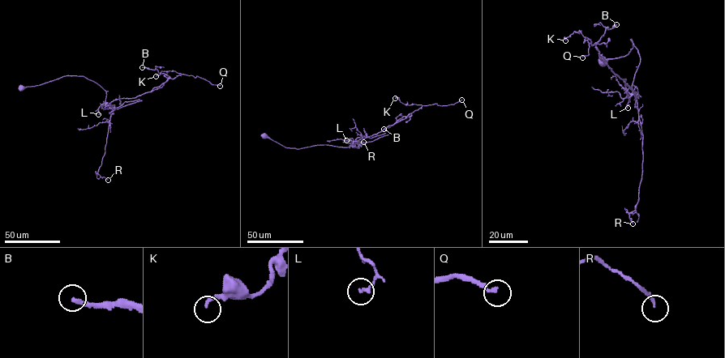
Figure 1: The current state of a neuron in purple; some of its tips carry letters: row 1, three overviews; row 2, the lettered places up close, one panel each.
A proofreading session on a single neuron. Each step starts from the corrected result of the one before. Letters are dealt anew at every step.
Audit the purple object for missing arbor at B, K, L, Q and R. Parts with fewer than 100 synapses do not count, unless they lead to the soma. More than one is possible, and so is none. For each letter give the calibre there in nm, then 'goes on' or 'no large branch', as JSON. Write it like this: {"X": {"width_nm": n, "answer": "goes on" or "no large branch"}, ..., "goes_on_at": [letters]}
{"B": {"width_nm": 240, "answer": "goes on"}, "K": {"width_nm": 180, "answer": "no large branch"}, "L": {"width_nm": 160, "answer": "no large branch"}, "Q": {"width_nm": 160, "answer": "goes on"}, "R": {"width_nm": 160, "answer": "no large branch"}, "goes_on_at": ["B", "Q"]}

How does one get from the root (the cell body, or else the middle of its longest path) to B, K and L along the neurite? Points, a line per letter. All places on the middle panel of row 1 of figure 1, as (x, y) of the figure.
B: (264, 135), (288, 147), (300, 149), (321, 144), (348, 147), (358, 138), (377, 134), (411, 114), (383, 129)
K: (264, 135), (288, 147), (321, 144), (348, 147), (358, 138), (377, 134), (422, 106), (405, 104), (395, 98)
L: (264, 135), (285, 147), (297, 149), (321, 144), (348, 147), (353, 140), (346, 140)

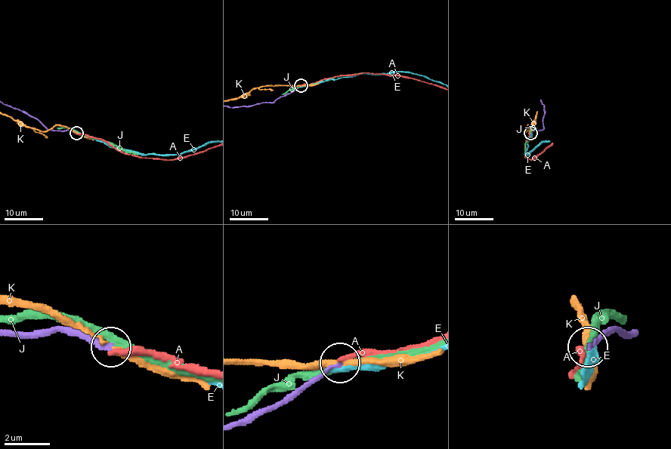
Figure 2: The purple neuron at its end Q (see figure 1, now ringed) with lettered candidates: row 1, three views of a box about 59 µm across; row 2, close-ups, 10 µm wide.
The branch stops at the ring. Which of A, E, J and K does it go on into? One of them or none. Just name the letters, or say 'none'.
none

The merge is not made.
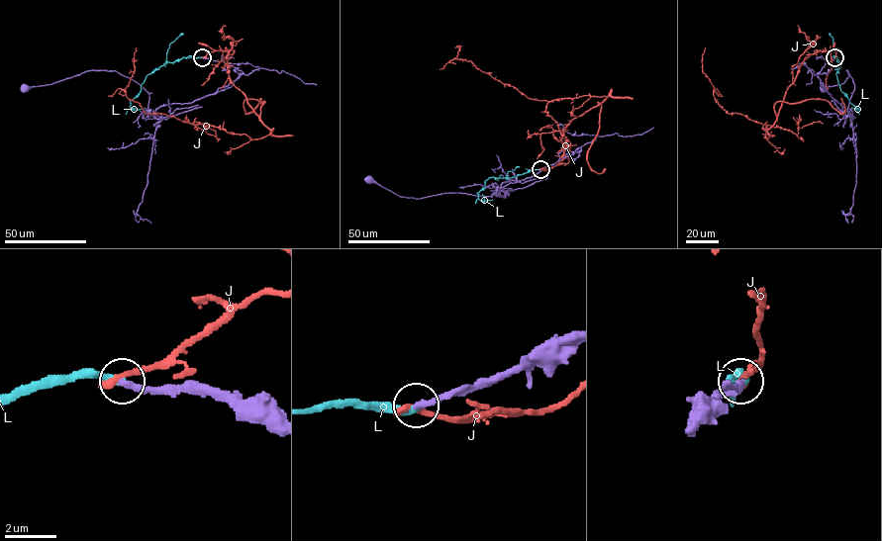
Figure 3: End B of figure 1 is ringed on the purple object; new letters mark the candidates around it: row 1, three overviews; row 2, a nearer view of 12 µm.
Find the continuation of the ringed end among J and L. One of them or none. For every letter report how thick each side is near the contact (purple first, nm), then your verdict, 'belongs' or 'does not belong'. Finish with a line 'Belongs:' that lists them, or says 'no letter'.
J: 240 nm thick on the purple side, 320 nm on the other; does not belong
L: 260 nm thick on the purple side, 240 nm on the other; belongs
Belongs: L

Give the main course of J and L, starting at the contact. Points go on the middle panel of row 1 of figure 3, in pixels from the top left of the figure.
J: (540, 169), (559, 163), (566, 126), (609, 95), (532, 99), (470, 60), (454, 58), (459, 48)
L: (540, 169), (513, 177), (490, 177), (477, 193), (483, 201), (492, 199)

